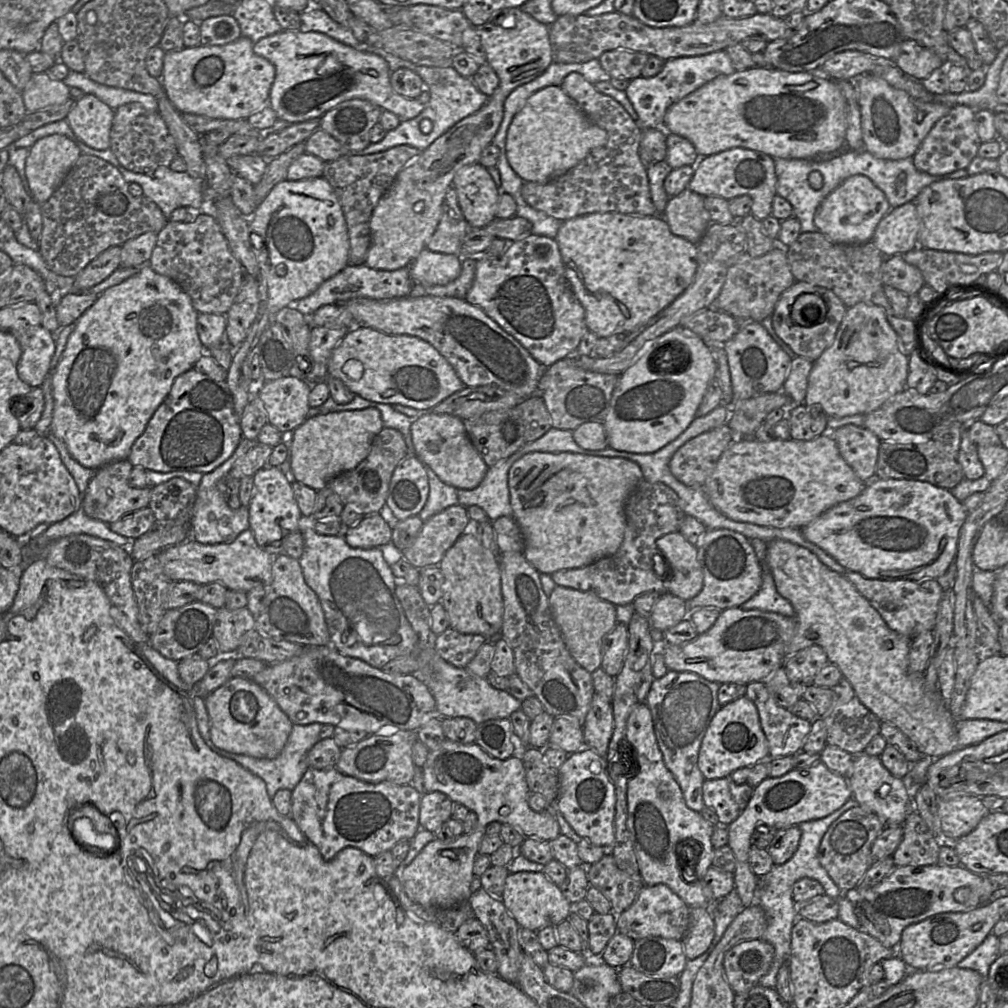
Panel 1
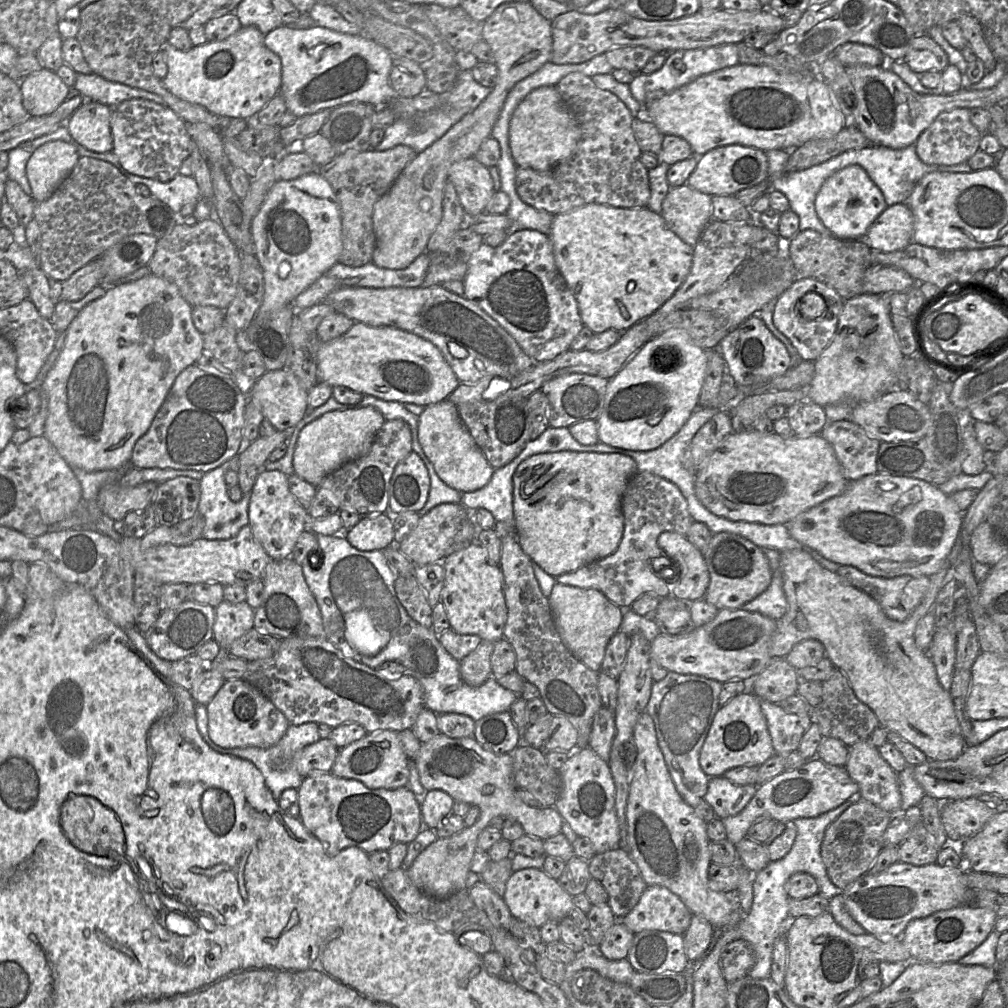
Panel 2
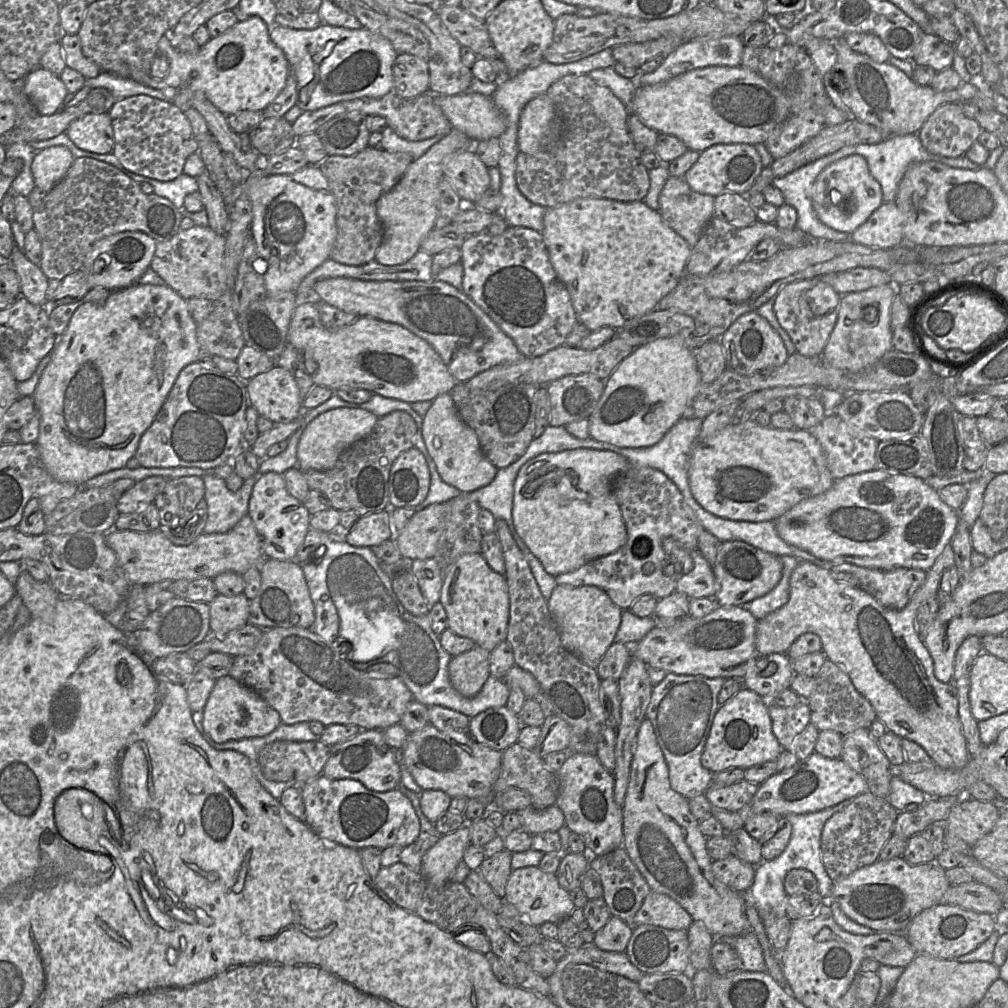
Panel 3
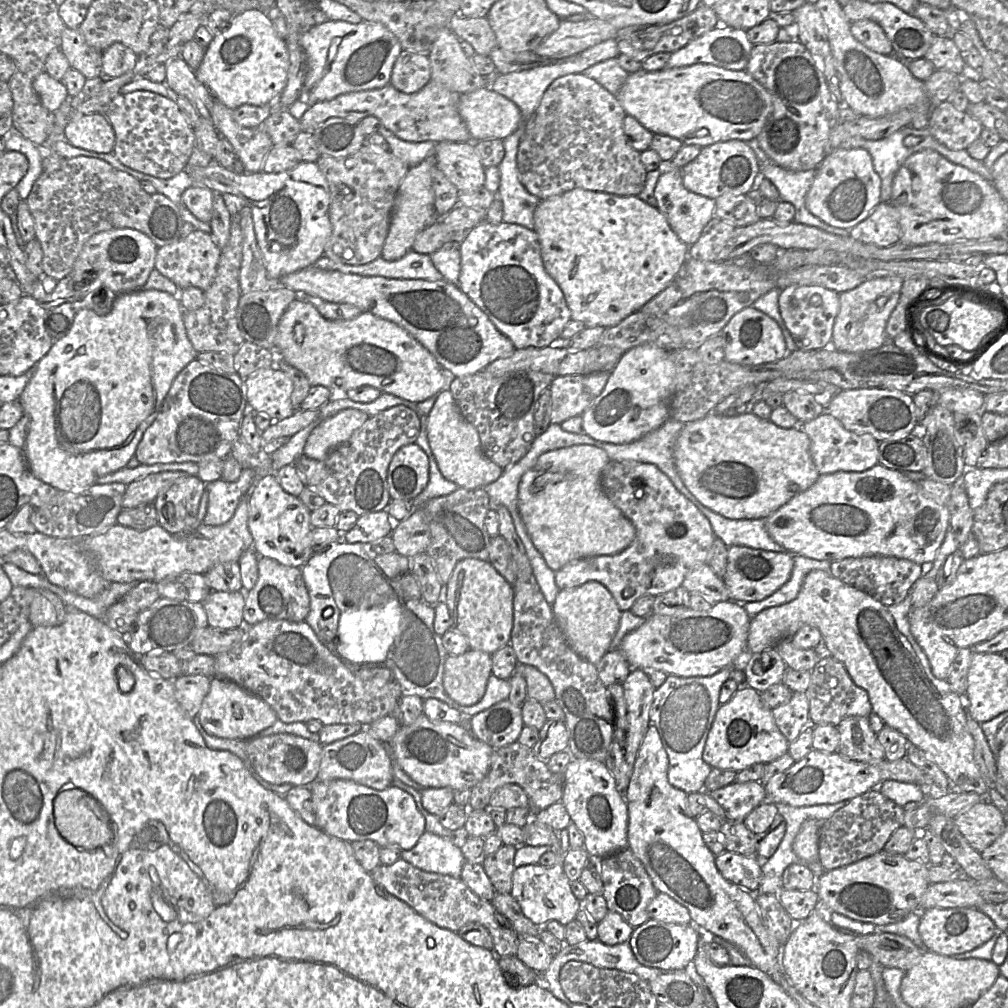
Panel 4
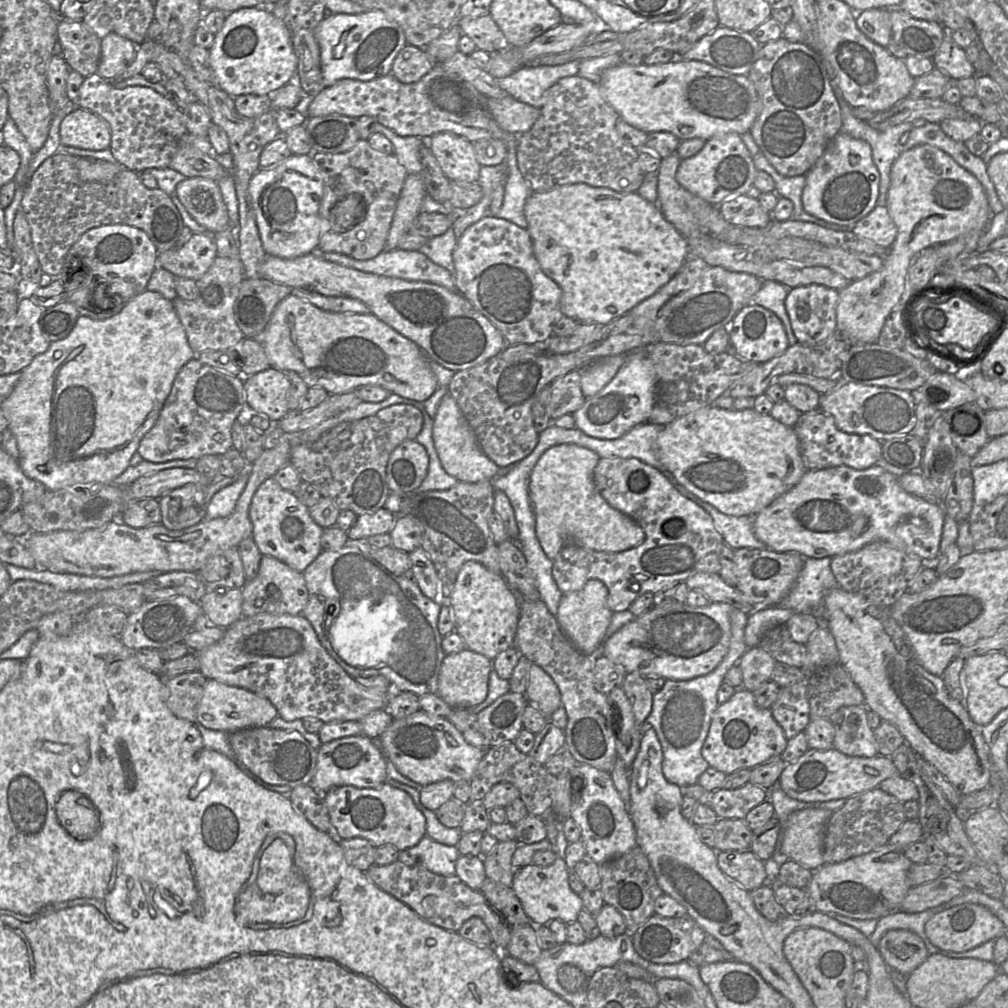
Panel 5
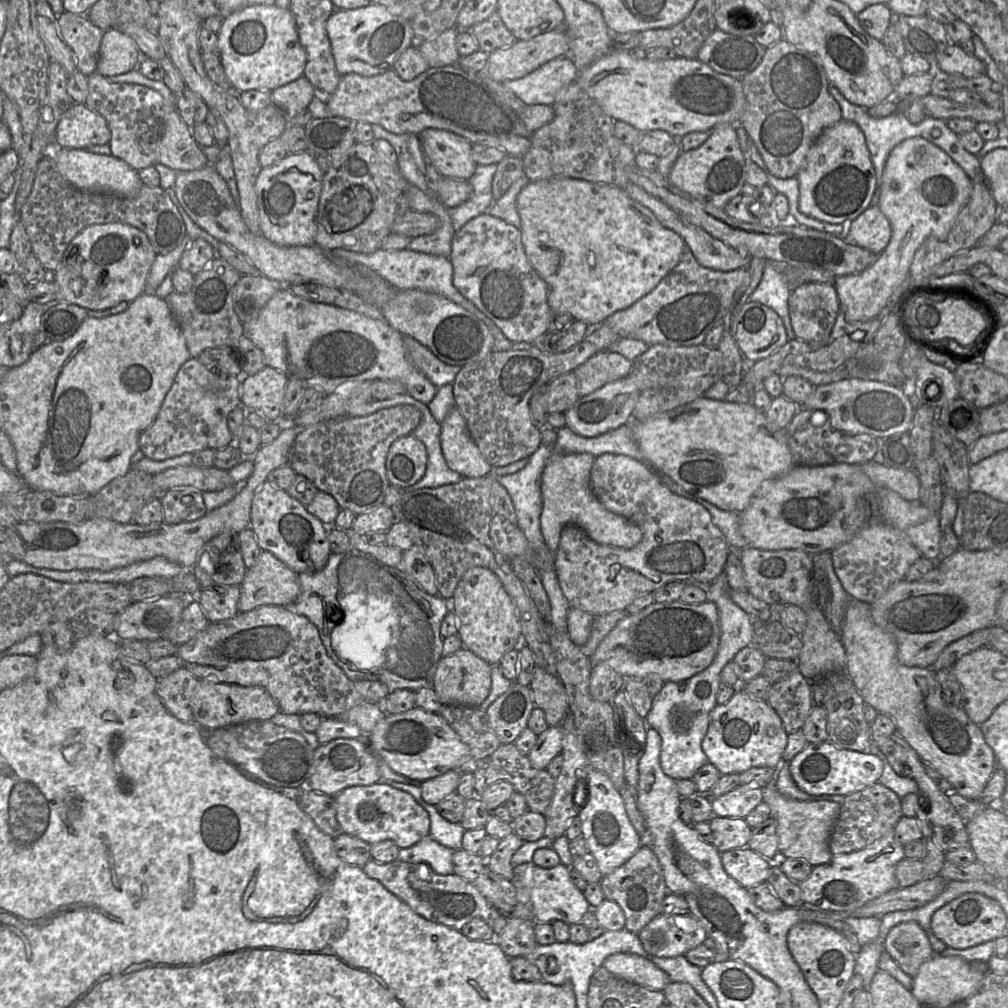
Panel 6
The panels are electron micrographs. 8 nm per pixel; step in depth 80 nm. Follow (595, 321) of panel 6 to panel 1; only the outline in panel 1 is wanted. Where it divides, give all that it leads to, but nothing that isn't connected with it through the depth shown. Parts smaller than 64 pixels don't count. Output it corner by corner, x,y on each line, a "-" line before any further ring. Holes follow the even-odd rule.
586,214
562,222
555,241
566,278
585,310
586,326
598,338
638,329
680,296
692,283
697,270
697,245
674,235
661,215

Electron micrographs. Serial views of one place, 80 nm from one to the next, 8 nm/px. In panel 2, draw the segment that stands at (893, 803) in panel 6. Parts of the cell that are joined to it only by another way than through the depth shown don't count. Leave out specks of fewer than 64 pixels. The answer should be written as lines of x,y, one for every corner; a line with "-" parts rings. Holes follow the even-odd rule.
862,798
840,814
826,829
821,857
831,882
840,890
865,875
883,848
883,835
893,814

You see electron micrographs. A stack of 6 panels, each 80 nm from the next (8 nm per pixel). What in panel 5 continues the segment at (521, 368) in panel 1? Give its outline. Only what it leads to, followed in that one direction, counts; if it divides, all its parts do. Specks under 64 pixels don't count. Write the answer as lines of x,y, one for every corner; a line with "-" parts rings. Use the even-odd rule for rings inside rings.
318,252
294,259
266,255
261,276
290,288
358,299
380,320
417,344
430,360
454,372
484,363
499,355
507,344
499,330
468,299
440,285
365,273
327,261

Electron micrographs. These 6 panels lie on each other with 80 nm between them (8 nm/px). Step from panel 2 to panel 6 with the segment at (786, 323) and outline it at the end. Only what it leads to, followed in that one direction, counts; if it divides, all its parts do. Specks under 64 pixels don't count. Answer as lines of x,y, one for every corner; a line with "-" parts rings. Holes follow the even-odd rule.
804,283
792,289
788,312
795,338
814,346
825,344
840,310
831,283

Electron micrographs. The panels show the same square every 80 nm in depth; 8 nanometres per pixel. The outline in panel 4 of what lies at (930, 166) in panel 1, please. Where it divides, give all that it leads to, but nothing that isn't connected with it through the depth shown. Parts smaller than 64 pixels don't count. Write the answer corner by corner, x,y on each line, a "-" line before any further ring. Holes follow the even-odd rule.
945,101
933,107
927,128
939,143
957,151
966,150
972,142
980,138
984,127
977,119

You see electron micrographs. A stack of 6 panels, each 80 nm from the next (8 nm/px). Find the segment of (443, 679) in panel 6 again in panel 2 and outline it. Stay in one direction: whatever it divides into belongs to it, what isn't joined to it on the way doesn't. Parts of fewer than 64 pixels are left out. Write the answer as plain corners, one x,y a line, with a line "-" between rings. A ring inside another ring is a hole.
482,641
469,655
459,661
462,681
471,686
481,686
491,676
490,659
494,643

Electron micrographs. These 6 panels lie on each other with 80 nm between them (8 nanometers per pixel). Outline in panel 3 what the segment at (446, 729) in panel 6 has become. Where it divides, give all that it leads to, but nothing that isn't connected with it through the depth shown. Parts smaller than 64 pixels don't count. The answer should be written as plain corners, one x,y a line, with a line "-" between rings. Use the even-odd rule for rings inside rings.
430,723
409,734
402,757
423,790
442,790
451,798
478,798
492,795
492,787
500,775
502,752
478,743
467,731
440,731

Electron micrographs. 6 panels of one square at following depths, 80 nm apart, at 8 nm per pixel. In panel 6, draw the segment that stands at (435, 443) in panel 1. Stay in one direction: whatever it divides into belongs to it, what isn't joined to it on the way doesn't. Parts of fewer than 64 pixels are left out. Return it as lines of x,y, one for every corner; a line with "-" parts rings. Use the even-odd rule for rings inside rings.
456,405
441,423
440,441
447,465
462,477
477,478
493,474
493,466
480,452

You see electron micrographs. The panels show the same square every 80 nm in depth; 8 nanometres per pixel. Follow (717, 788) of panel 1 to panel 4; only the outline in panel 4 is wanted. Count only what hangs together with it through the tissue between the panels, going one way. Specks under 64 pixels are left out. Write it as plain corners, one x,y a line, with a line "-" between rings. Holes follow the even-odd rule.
760,781
733,782
708,793
725,810
726,820
744,821
765,800
767,795
764,786

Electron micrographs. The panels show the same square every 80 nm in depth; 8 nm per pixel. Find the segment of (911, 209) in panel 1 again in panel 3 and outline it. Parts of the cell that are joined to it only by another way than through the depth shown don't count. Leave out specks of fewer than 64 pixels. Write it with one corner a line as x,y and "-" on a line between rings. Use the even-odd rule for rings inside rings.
883,202
870,217
850,235
861,245
892,249
904,242
904,215
895,202

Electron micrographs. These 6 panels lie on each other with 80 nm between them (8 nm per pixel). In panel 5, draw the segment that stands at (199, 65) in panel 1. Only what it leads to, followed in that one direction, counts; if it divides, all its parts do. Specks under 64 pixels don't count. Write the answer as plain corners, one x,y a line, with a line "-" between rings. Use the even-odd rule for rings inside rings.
257,7
227,13
225,23
209,49
209,62
219,88
234,98
245,94
272,96
290,81
295,81
298,66
286,24
273,13

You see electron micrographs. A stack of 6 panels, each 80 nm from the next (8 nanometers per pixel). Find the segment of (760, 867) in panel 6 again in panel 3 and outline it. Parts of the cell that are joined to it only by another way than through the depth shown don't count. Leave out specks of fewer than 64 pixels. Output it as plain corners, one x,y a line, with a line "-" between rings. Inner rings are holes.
735,855
712,862
712,871
718,881
739,893
749,891
755,876
755,867

